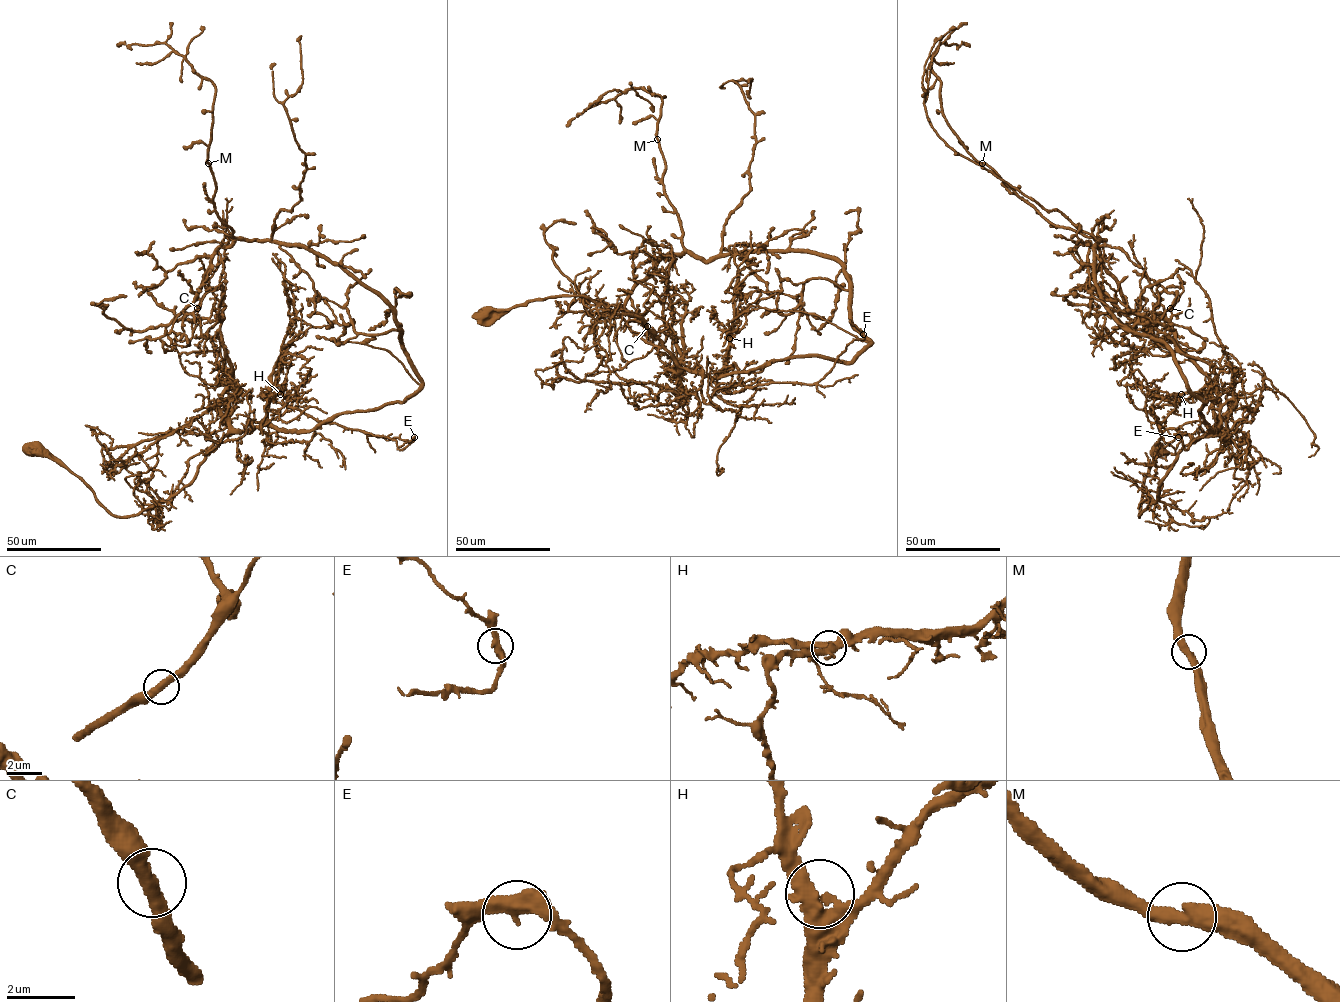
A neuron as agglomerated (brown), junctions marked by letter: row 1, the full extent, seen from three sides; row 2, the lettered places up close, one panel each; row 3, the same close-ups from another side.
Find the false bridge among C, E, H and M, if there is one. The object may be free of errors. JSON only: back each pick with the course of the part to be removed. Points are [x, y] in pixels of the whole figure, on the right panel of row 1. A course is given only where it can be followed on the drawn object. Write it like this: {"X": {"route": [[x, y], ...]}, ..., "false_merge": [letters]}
{"false_merge": []}

